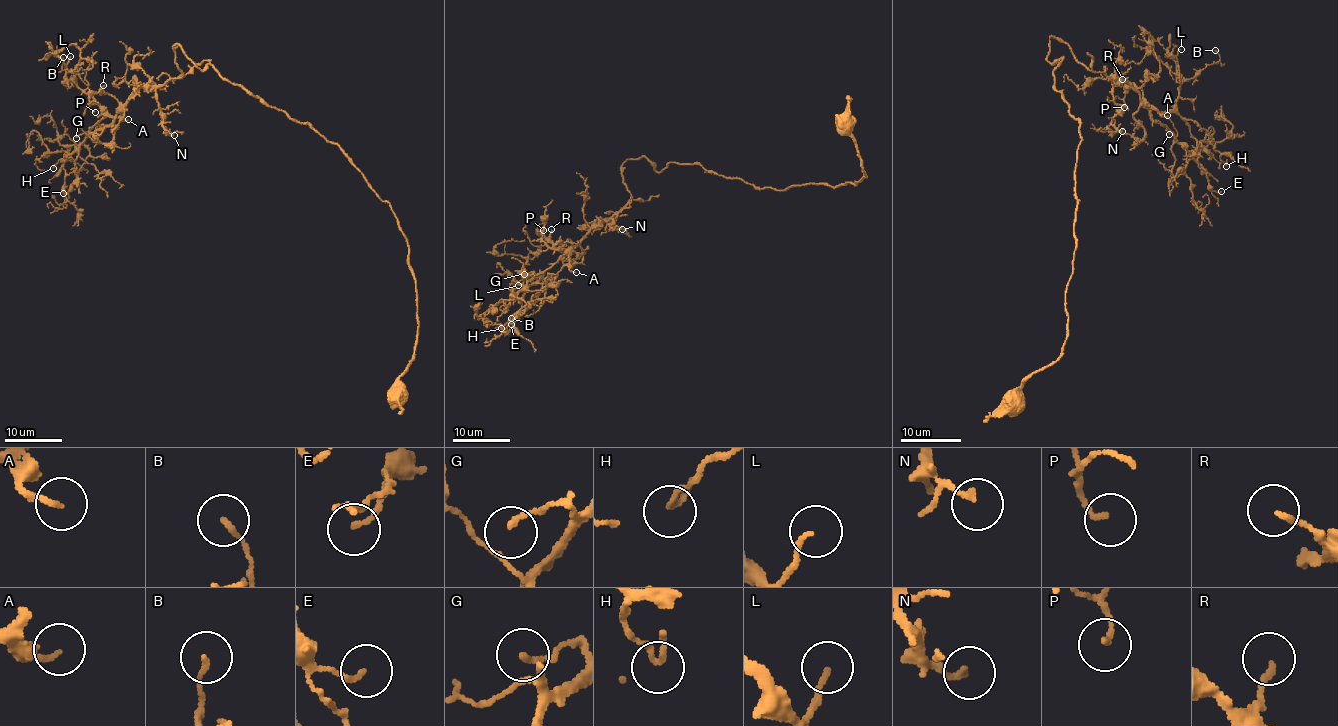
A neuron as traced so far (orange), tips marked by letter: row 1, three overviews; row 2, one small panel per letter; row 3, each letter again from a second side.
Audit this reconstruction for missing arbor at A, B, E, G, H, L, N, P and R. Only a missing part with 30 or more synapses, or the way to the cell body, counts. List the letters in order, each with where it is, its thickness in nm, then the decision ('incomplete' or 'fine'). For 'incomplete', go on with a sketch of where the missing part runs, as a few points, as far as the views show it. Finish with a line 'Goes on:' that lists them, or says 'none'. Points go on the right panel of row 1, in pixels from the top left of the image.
A: place (1167, 115); calibre 150 nm; incomplete; course (1167, 115), (1181, 121), (1185, 146), (1191, 149)
B: place (1215, 50); calibre 140 nm; fine
E: place (1221, 191); calibre 130 nm; fine
G: place (1169, 134); calibre 140 nm; fine
H: place (1226, 166); calibre 120 nm; fine
L: place (1181, 49); calibre 140 nm; fine
N: place (1122, 131); calibre 170 nm; fine
P: place (1124, 107); calibre 140 nm; fine
R: place (1122, 79); calibre 160 nm; fine
Goes on: A

